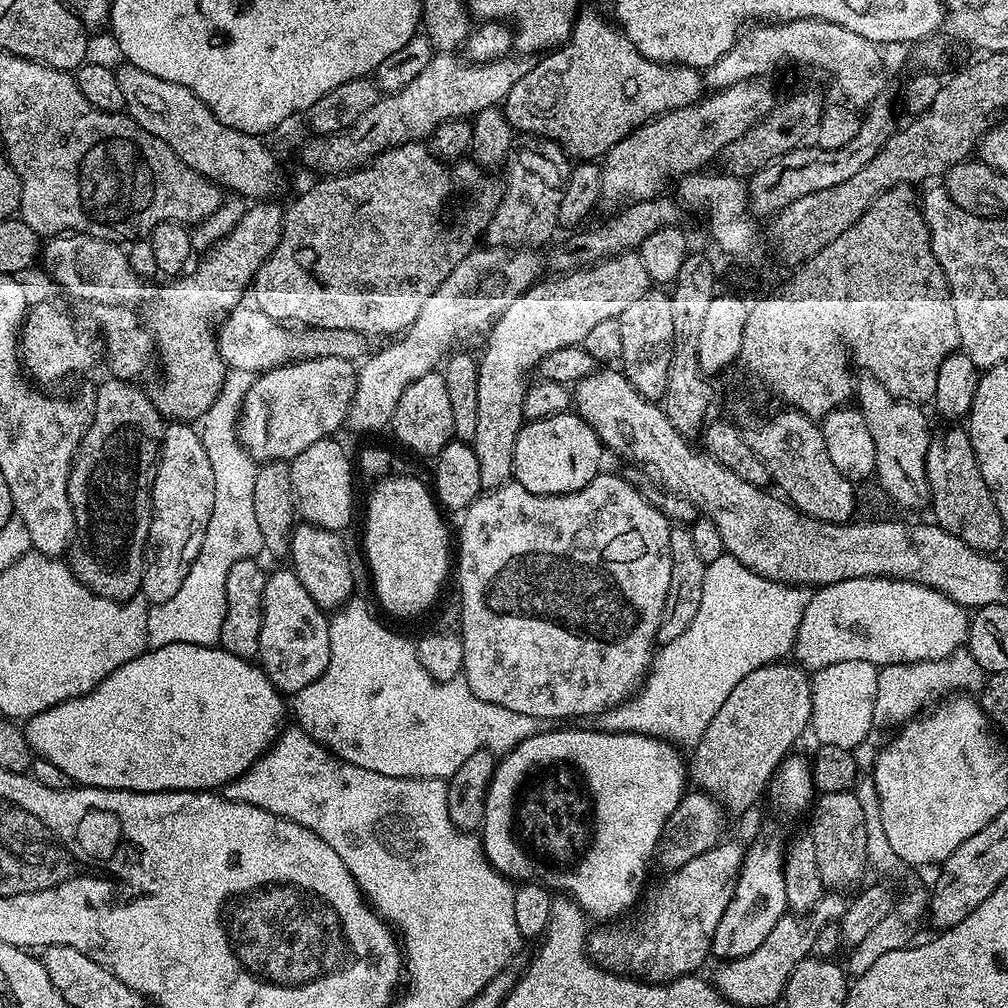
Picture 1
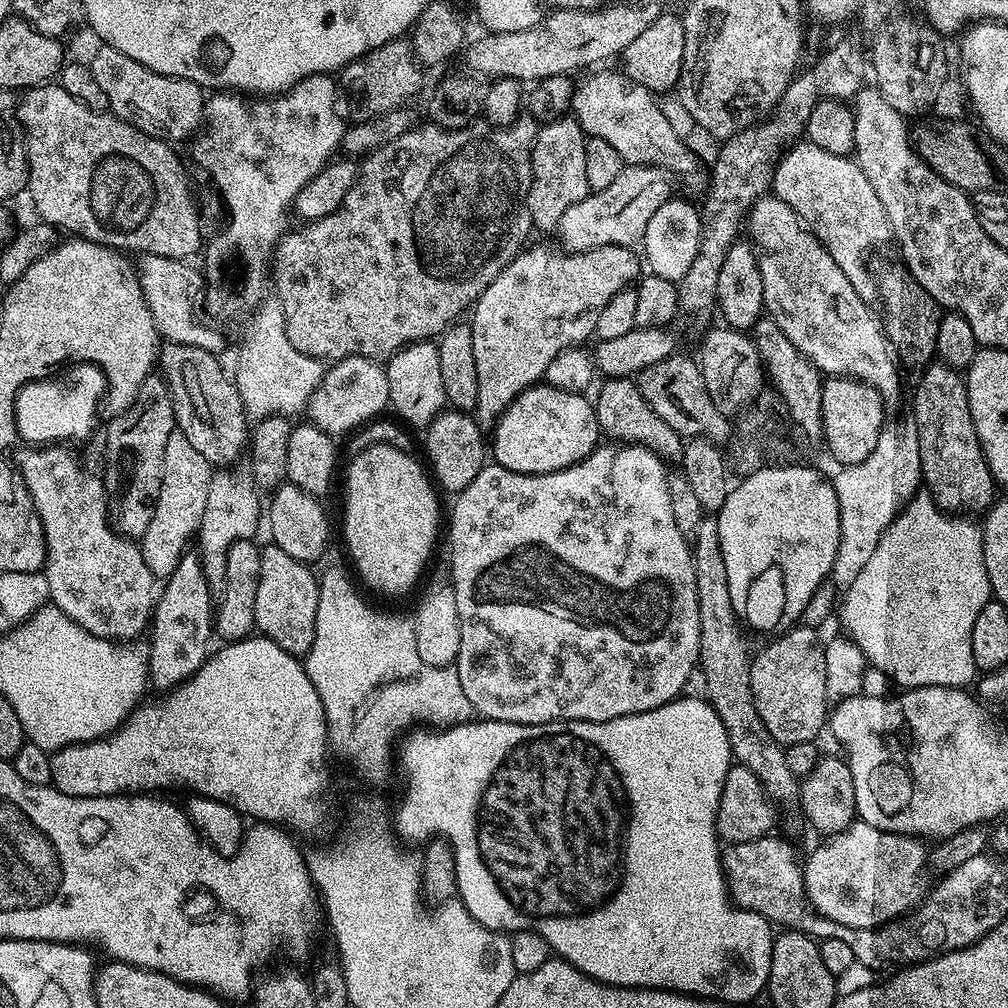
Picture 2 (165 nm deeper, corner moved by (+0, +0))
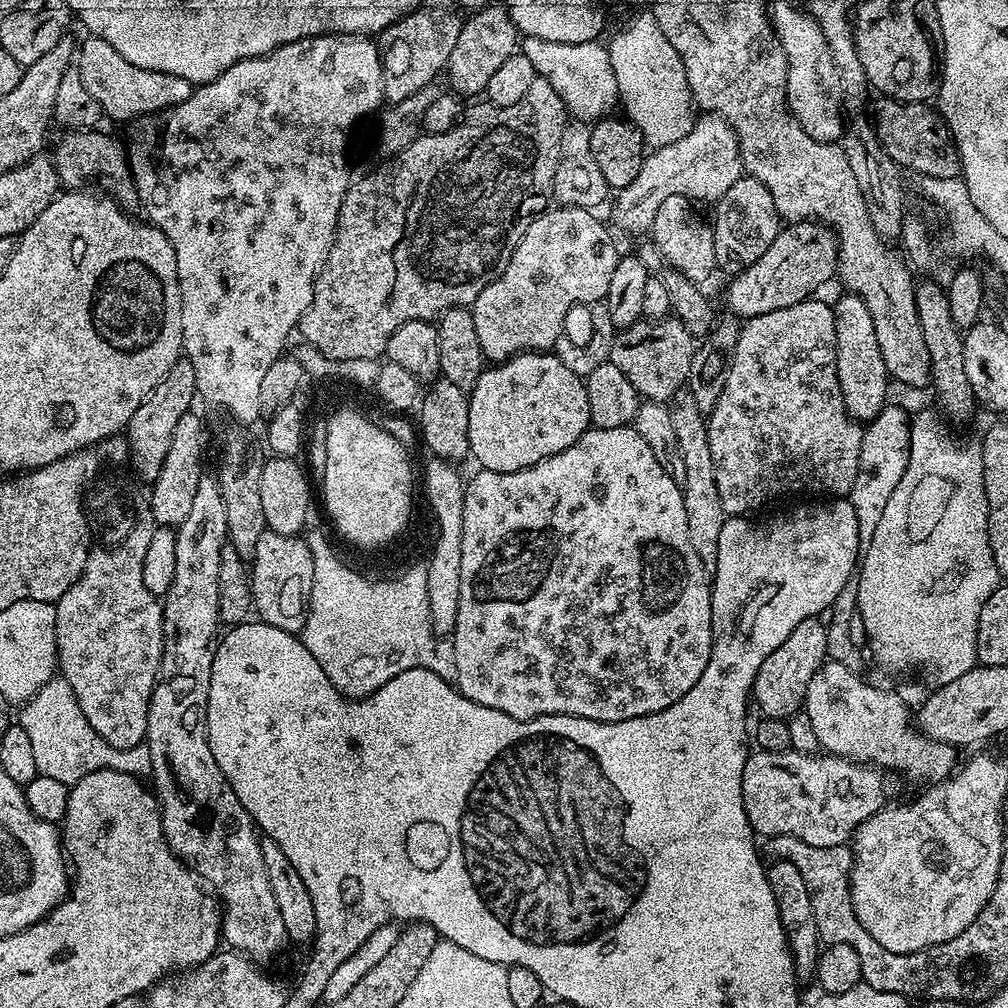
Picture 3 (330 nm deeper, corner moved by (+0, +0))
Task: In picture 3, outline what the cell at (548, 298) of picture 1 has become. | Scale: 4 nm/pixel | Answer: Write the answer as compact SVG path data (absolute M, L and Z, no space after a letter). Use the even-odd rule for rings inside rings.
M552 206L530 222L506 270L494 278L470 306L485 361L499 362L509 360L519 352L551 349L566 322L566 314L570 314L575 304L594 304L607 297L618 251L608 233L609 225L604 225L596 215L595 211L586 208Z

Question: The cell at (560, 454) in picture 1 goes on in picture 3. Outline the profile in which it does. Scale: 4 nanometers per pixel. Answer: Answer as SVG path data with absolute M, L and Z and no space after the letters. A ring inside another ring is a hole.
M548 350L519 352L509 360L501 360L485 367L468 397L468 409L468 450L471 459L476 459L485 472L517 472L574 446L580 435L588 431L591 418L585 377L574 374L570 366L563 364Z

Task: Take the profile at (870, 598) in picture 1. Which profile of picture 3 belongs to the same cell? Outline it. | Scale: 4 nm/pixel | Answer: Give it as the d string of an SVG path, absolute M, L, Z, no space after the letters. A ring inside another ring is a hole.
M935 411L920 412L911 417L912 434L910 442L910 458L906 466L906 474L902 474L902 482L890 494L890 502L886 502L886 510L882 510L882 519L878 521L878 530L874 530L874 538L862 552L858 564L858 598L856 610L865 626L867 651L884 668L892 672L908 672L917 668L932 686L949 684L954 678L962 678L971 668L977 667L976 639L978 638L978 622L982 614L982 606L986 606L986 598L1001 587L1000 571L994 562L994 554L990 550L990 534L988 533L988 503L986 502L986 486L984 485L984 467L980 457L980 448L956 448L952 436L948 433L949 425Z

